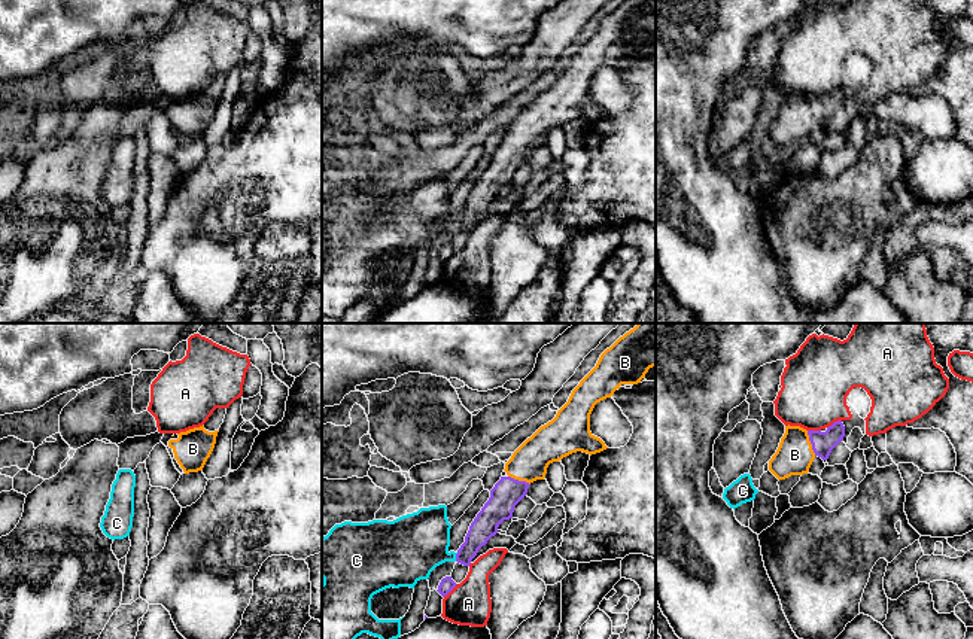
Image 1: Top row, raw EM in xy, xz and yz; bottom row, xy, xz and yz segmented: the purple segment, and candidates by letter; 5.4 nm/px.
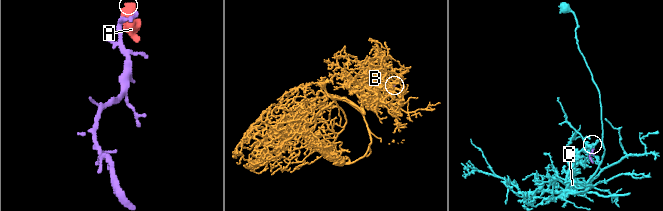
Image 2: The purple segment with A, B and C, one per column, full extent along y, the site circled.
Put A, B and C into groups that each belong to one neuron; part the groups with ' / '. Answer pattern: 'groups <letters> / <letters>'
groups A / B / C

